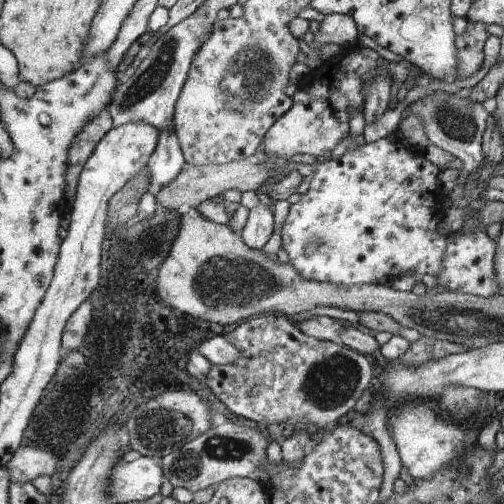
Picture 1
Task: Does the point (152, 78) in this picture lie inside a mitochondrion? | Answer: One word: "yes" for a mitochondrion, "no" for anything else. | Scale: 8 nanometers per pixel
yes

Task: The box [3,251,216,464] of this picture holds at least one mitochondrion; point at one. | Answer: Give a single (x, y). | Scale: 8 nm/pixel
(161, 429)

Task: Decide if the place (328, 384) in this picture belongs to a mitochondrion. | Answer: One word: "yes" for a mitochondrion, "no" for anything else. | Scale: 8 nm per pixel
yes

